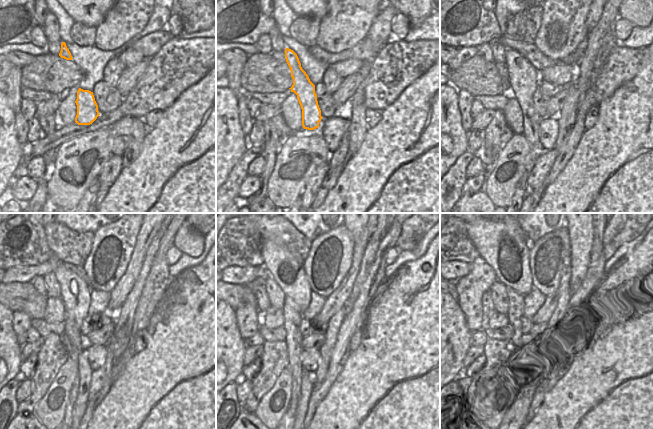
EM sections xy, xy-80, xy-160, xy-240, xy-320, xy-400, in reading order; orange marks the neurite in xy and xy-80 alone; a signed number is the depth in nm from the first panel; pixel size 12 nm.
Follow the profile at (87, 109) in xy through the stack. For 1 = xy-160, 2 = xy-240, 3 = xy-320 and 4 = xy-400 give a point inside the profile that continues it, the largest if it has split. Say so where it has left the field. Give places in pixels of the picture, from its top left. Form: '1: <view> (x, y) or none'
1: xy-160 (524, 79)
2: xy-240 (75, 293)
3: xy-320 (289, 273)
4: xy-400 (496, 243)

